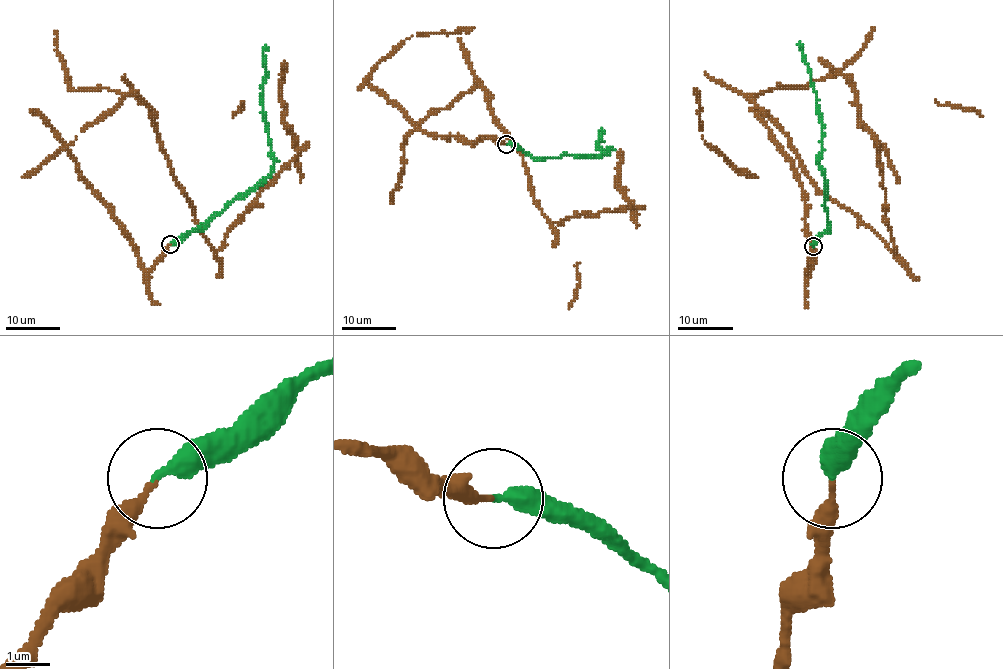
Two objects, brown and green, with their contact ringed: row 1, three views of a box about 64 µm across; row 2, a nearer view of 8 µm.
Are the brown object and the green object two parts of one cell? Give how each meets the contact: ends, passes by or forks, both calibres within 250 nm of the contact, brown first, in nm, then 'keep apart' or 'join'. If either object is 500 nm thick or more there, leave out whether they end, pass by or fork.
brown ends there; green ends there; 200 nm thick on the brown side, 360 nm on the other; join

